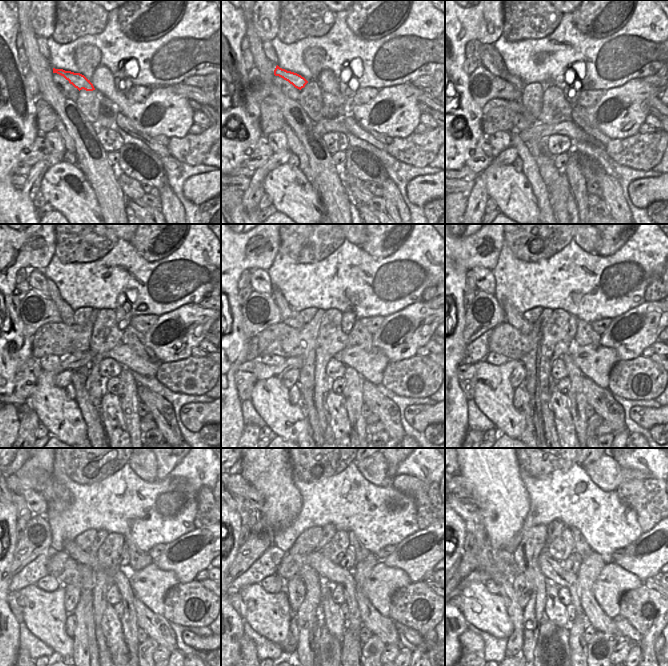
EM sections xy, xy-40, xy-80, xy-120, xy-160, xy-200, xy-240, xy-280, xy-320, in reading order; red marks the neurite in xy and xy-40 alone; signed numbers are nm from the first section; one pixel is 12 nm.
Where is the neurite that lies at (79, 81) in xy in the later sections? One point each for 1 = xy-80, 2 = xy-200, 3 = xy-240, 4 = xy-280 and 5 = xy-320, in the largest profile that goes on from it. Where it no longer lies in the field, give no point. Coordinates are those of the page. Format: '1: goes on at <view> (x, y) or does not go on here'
1: goes on at xy-80 (486, 60)
2: goes on at xy-200 (485, 281)
3: goes on at xy-240 (36, 502)
4: goes on at xy-280 (241, 487)
5: goes on at xy-320 (465, 491)

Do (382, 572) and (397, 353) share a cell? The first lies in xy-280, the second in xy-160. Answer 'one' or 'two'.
two

